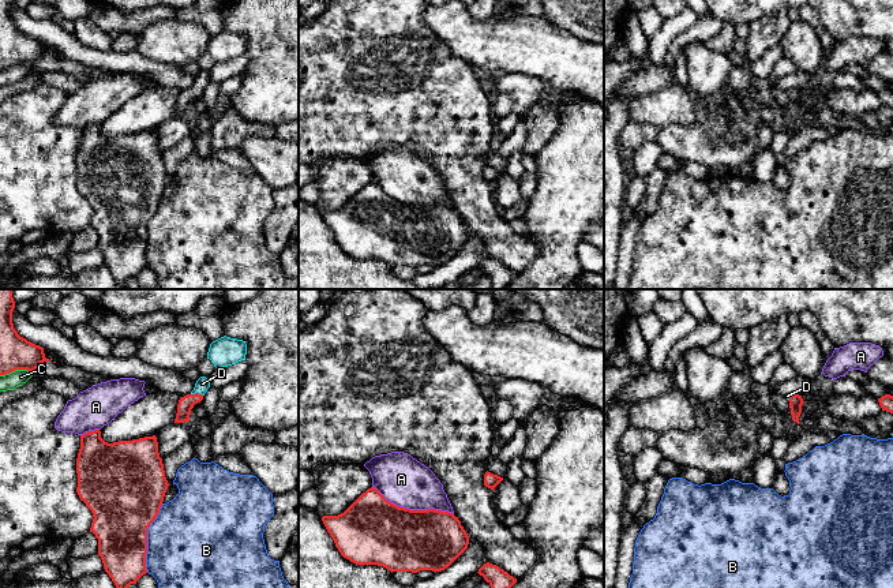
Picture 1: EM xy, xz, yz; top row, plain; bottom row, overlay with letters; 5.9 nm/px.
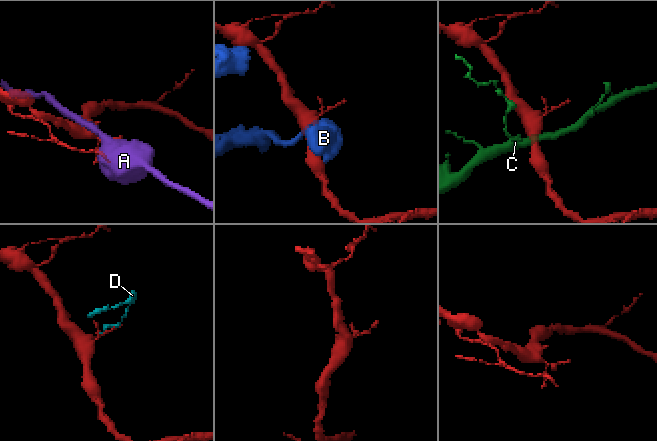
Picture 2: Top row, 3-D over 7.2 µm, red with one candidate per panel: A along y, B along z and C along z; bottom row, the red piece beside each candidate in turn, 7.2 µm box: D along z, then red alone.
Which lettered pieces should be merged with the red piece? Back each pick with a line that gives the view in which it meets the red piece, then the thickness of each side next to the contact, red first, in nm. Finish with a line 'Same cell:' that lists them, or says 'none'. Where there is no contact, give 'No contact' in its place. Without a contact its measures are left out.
D: Touches red in xy. Thickness 90 nm (red) against 80 nm
Same cell: D

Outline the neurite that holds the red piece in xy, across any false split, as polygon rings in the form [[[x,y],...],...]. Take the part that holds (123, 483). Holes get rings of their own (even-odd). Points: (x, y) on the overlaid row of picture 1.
[[[101,431],[80,435],[76,458],[76,493],[93,513],[90,532],[98,539],[98,555],[116,588],[128,588],[147,573],[147,528],[157,518],[168,490],[157,437],[108,443]]]

